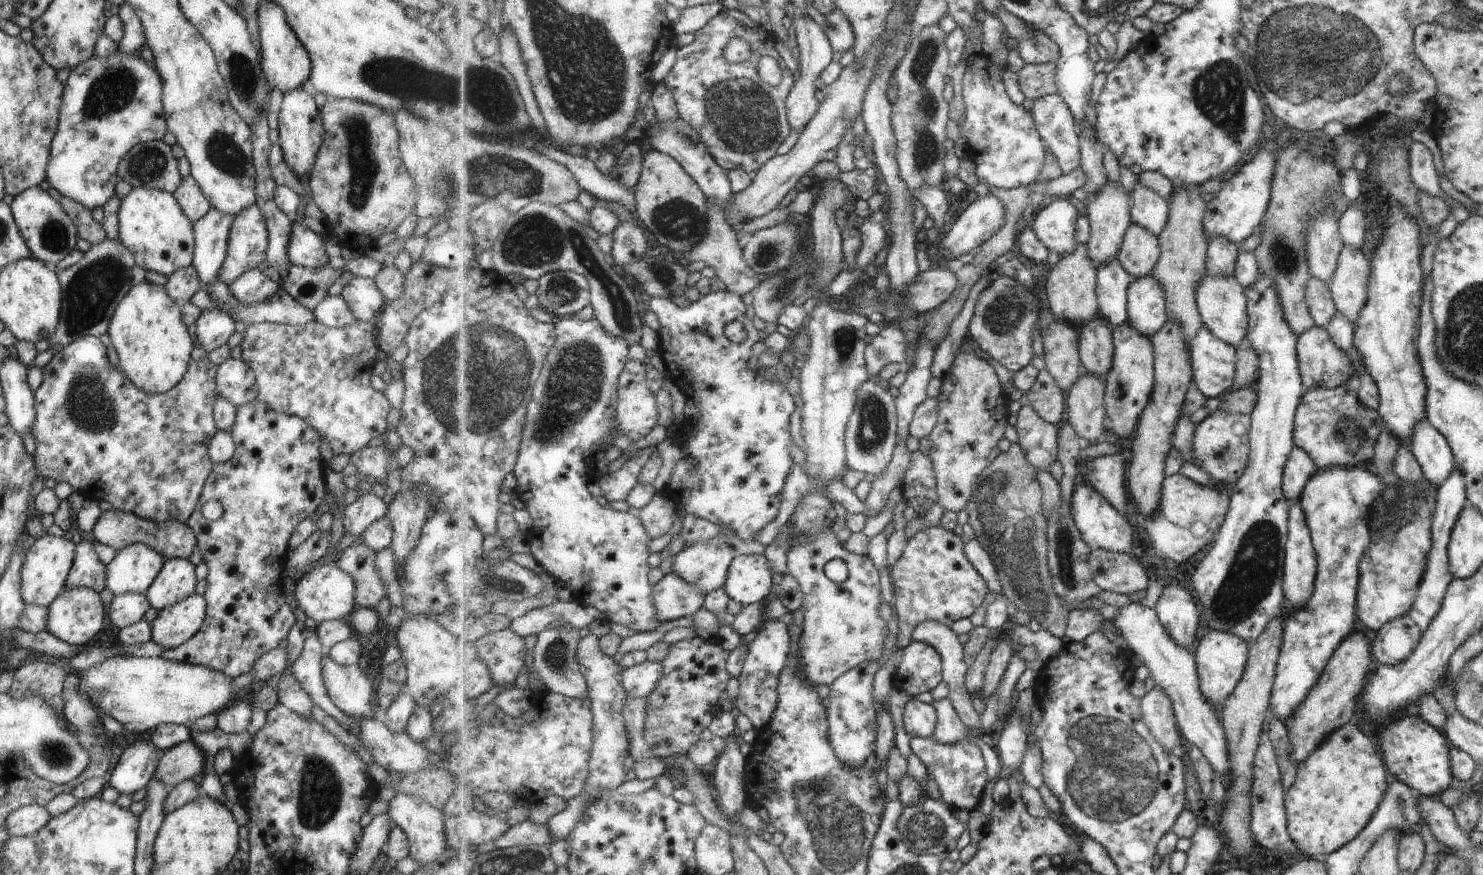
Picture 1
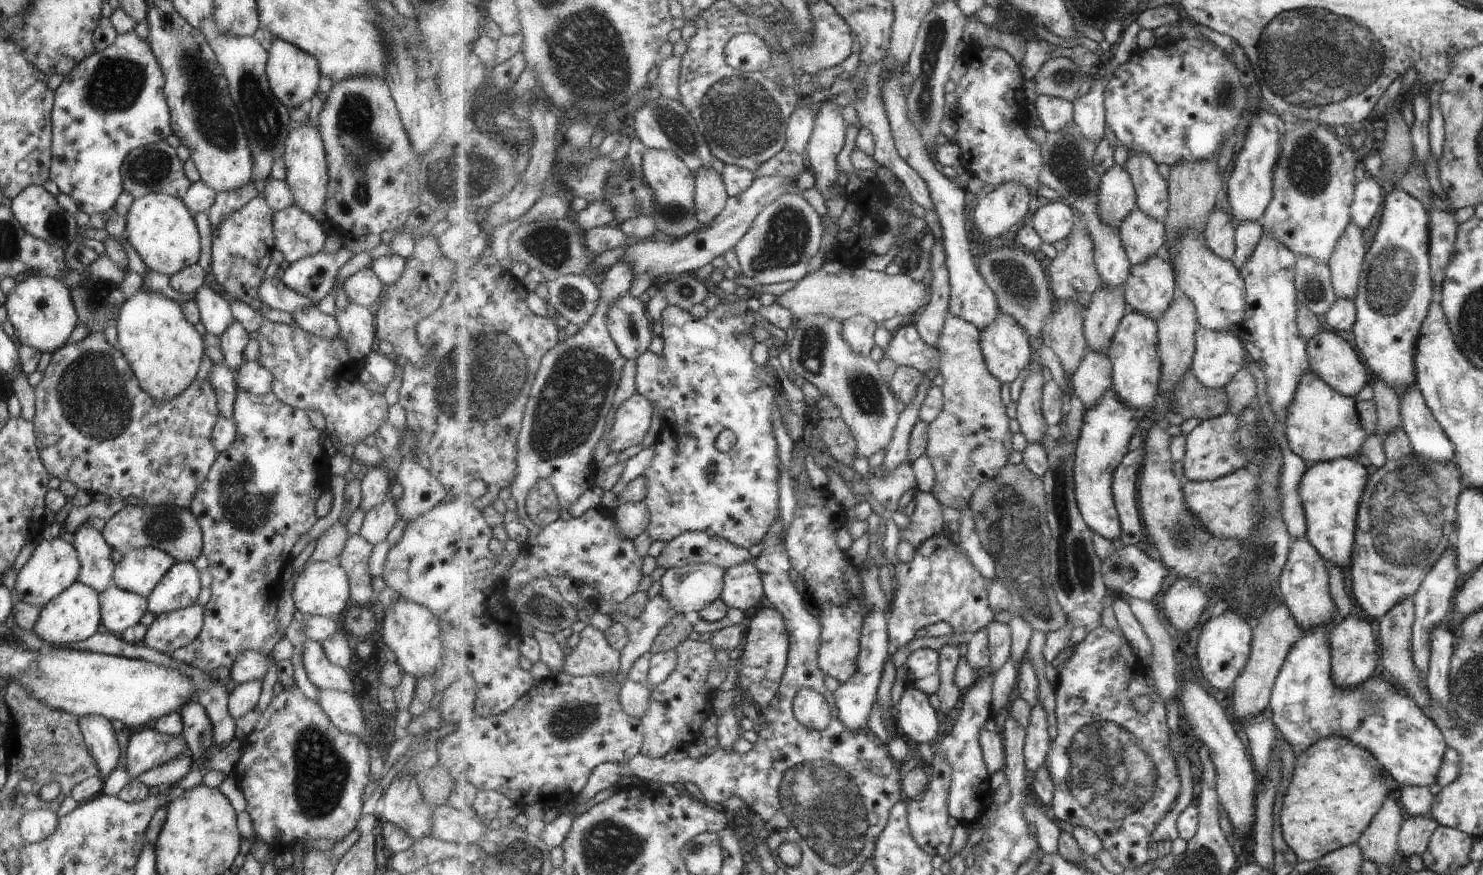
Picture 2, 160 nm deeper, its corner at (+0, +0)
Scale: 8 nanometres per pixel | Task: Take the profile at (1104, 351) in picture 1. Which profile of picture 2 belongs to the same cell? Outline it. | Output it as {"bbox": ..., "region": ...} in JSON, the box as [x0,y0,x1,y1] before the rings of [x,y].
{"bbox":[1084,284,1128,353],"region":[[[1104,284],[1102,290],[1092,296],[1092,303],[1085,310],[1084,331],[1089,348],[1105,353],[1128,310],[1123,290]]]}

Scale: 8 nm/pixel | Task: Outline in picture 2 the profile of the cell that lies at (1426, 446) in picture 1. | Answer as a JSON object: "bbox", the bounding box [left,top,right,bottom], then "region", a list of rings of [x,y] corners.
{"bbox":[1398,384,1453,463],"region":[[[1415,384],[1409,385],[1398,397],[1401,430],[1409,439],[1412,452],[1438,463],[1452,461],[1453,445],[1425,406]]]}

